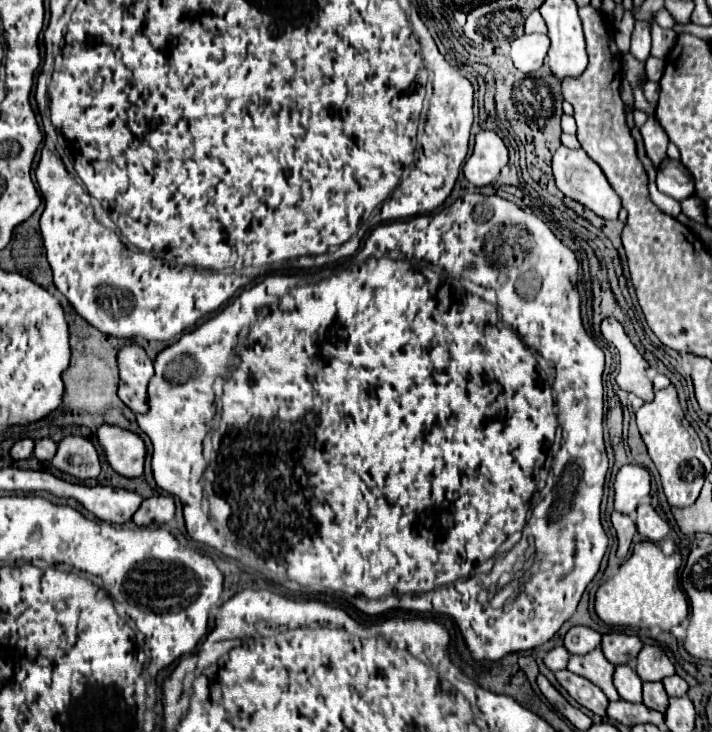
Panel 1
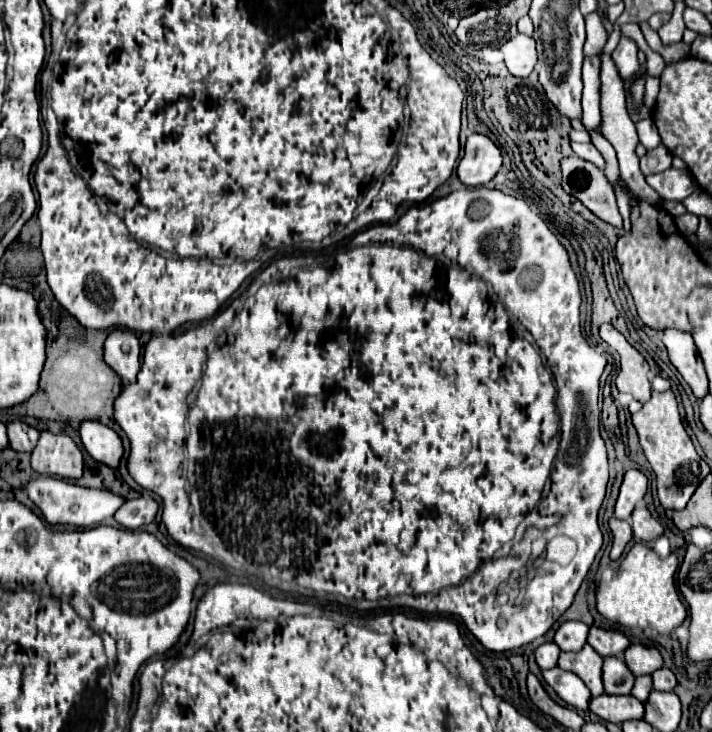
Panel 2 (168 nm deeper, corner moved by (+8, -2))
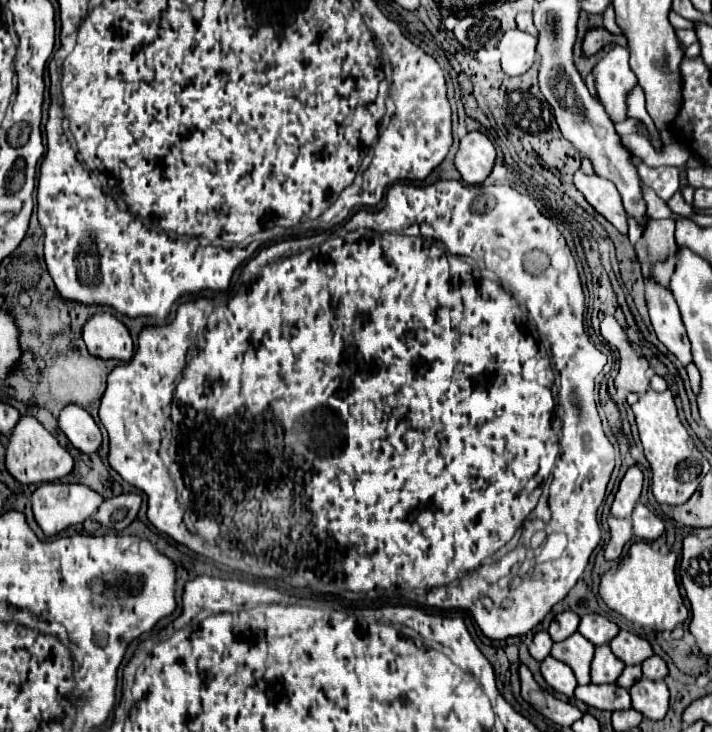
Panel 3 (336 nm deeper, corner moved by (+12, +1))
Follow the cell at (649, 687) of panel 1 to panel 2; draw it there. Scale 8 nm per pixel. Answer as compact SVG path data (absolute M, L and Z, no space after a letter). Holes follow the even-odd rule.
M650 676L636 678L636 684L632 688L632 696L638 698L640 702L646 702L648 696L650 696L650 692L652 692L652 678Z

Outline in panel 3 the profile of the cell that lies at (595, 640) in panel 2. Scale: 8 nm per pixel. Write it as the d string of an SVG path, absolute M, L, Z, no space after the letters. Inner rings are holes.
M590 613L590 615L582 615L578 631L594 645L606 645L618 635L618 625L598 613Z

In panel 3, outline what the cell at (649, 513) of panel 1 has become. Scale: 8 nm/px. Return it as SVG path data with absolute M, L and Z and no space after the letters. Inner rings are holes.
M638 503L632 513L632 525L634 525L634 535L646 541L658 539L664 531L664 523L652 511L648 511L642 503Z

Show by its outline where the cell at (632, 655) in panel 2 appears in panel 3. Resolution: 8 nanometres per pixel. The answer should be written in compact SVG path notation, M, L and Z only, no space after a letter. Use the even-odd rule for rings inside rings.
M620 631L610 641L610 647L612 647L612 653L620 661L624 661L624 665L640 665L644 659L654 655L650 643L630 631Z

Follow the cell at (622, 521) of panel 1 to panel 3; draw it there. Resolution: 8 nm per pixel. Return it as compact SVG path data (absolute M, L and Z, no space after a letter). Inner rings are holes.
M608 517L608 527L610 527L610 541L606 545L606 559L618 559L626 541L632 539L632 523L630 519L618 519L618 517Z

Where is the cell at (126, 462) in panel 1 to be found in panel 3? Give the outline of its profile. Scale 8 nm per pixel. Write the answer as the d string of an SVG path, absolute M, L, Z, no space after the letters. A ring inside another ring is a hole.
M68 405L60 411L58 427L82 453L96 453L102 443L100 427L92 419L92 415L78 405Z

